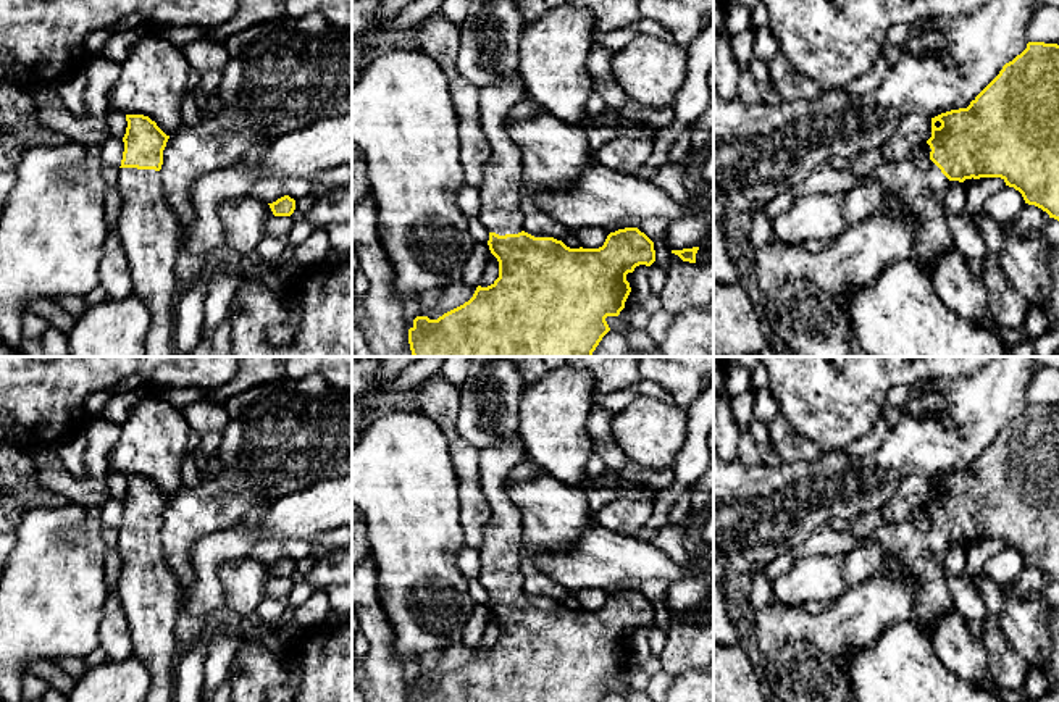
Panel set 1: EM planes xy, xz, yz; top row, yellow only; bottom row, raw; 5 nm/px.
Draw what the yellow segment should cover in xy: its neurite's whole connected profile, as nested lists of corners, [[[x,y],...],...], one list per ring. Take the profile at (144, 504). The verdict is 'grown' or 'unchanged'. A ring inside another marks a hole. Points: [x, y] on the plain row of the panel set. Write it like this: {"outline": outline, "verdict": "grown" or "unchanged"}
{"outline": [[[126,476],[126,483],[118,544],[123,571],[116,592],[134,654],[150,673],[145,702],[173,702],[181,583],[166,565],[160,534],[170,497],[149,478]]], "verdict": "grown"}

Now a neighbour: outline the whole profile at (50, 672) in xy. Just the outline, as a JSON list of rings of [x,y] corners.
[[[32,660],[27,670],[29,673],[44,678],[61,696],[68,696],[68,692],[76,684],[76,679],[71,678],[58,663],[52,660]]]

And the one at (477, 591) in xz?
[[[468,579],[467,581],[468,594],[473,600],[473,604],[488,605],[489,602],[489,592],[484,589],[479,579]]]

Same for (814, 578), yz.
[[[806,555],[772,581],[773,602],[801,607],[809,602],[831,604],[848,589],[843,555]]]

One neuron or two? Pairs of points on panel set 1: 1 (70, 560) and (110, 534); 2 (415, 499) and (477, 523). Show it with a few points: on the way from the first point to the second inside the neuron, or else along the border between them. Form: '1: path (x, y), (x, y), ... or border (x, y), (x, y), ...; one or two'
1: border (102, 528), (102, 538), (107, 544); two
2: border (456, 480), (465, 543); two

